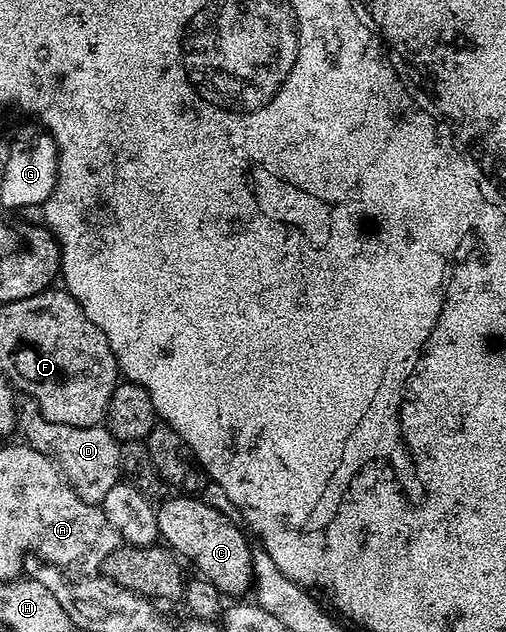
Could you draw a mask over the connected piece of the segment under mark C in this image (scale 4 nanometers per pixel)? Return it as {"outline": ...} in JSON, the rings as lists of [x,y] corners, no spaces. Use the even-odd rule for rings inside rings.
{"outline":[[[175,496],[164,501],[158,507],[159,532],[162,541],[180,559],[191,558],[191,562],[196,566],[198,573],[206,578],[220,595],[223,594],[243,594],[253,586],[253,550],[247,547],[247,538],[235,527],[234,521],[223,517],[218,509],[206,506],[203,502],[198,502],[195,496]]]}

